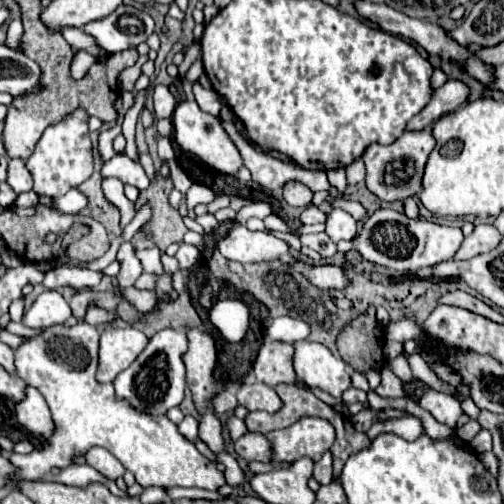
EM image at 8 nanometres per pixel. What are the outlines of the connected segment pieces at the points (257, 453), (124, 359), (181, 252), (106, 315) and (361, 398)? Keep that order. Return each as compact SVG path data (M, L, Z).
M248 432L248 434L244 434L240 440L234 442L234 450L236 450L238 456L246 458L248 462L250 462L250 460L260 460L260 462L264 462L264 460L270 460L270 456L272 456L272 450L270 450L268 444L270 444L270 442L268 442L262 434Z
M134 326L126 328L106 328L100 336L100 364L98 380L112 382L116 374L126 370L138 354L146 348L148 338Z
M180 244L178 252L176 252L176 258L178 258L178 262L180 262L180 268L182 268L182 270L192 268L192 266L196 264L198 256L200 256L198 248L196 248L196 246L190 246L190 244Z
M92 306L92 308L88 308L88 314L86 314L84 320L90 322L90 324L94 324L94 326L108 326L108 322L114 320L114 318L116 318L114 312L108 312L108 310L104 310L104 308Z
M348 388L344 394L342 394L342 400L346 404L352 404L352 402L366 402L366 392L364 390L358 390L358 388Z

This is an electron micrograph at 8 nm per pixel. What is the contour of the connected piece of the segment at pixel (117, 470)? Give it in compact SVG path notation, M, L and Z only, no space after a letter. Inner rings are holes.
M92 448L88 450L86 454L86 464L92 466L94 470L98 470L102 476L106 476L108 480L116 480L120 478L126 470L124 466L108 452L108 450L102 450L102 448Z

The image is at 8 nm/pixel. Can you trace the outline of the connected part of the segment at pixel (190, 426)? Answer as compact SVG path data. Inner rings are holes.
M186 416L180 424L178 424L178 432L184 436L184 438L188 438L189 441L195 443L200 440L198 435L198 425L199 422L192 416Z

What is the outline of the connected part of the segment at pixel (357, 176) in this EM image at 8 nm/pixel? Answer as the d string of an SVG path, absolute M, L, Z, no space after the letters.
M358 158L354 164L346 166L346 174L348 174L348 186L358 184L364 178L364 162Z

